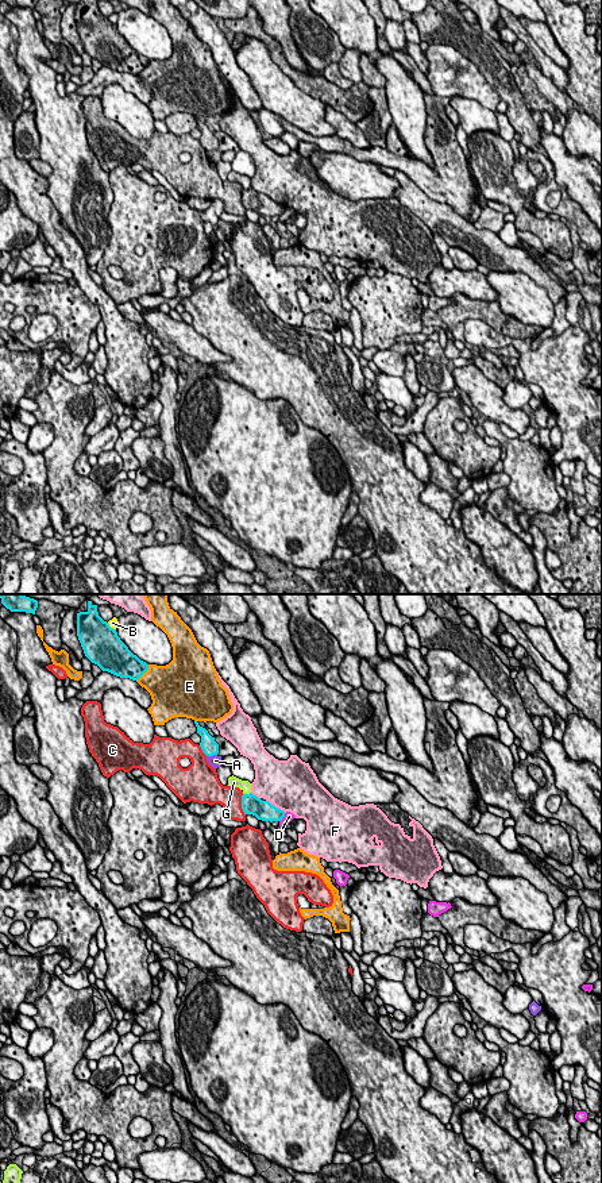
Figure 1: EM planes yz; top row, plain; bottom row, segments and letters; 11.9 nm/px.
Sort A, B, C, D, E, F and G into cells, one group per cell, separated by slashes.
A / B / C / D / E / F / G

